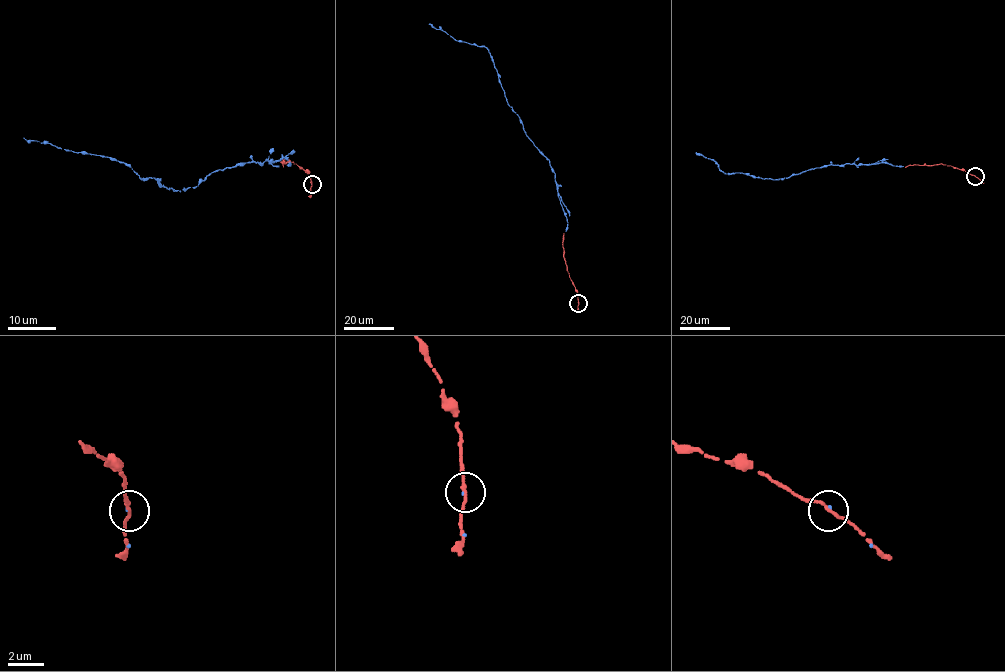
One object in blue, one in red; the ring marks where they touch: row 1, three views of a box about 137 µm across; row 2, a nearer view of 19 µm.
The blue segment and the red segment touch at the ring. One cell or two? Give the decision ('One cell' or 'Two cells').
One cell

